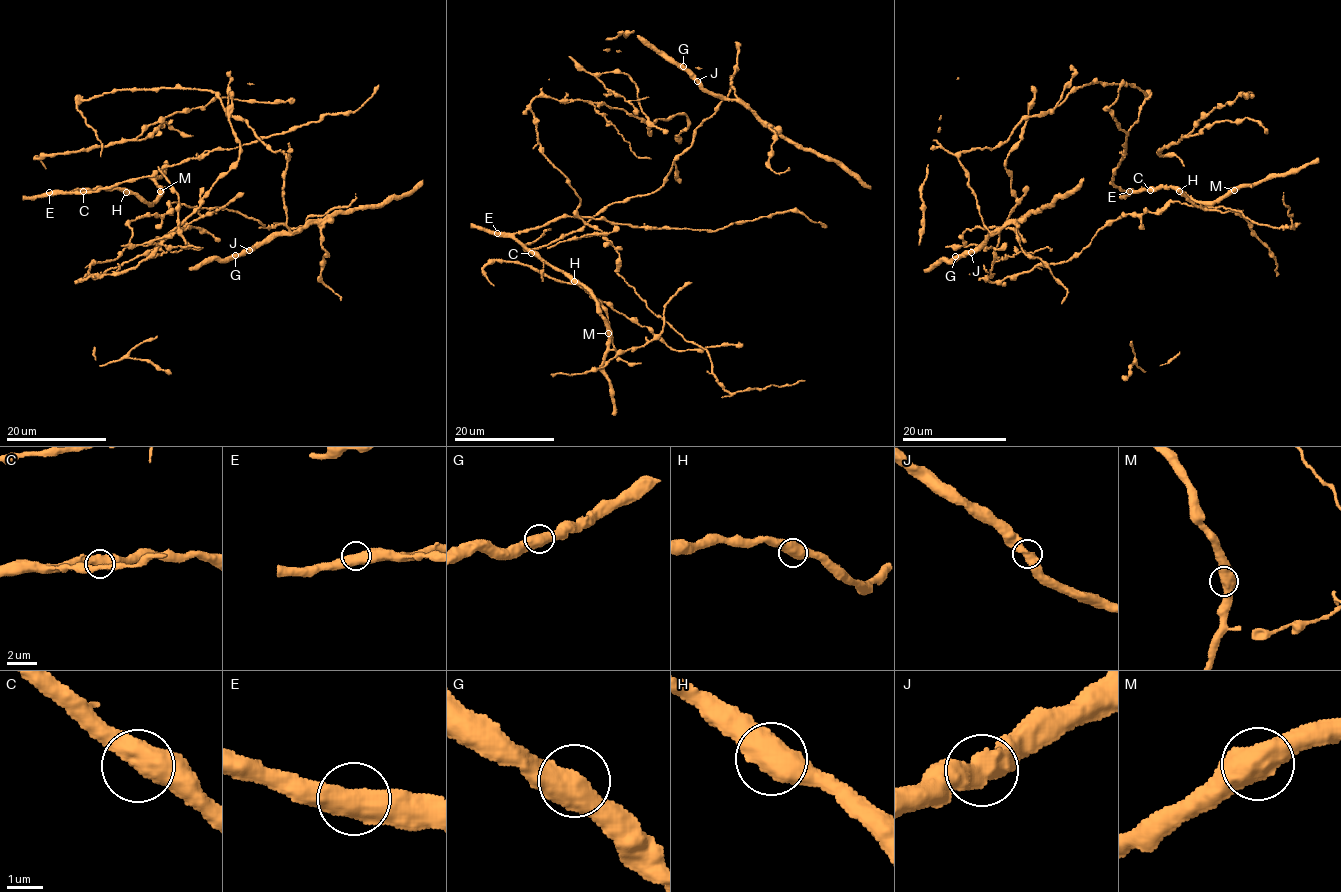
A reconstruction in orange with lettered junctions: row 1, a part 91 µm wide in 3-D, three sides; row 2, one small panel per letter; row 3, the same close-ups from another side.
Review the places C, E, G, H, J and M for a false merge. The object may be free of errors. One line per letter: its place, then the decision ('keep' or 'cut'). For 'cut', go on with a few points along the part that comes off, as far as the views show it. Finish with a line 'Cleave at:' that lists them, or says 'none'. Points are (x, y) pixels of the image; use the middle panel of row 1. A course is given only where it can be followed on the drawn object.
C: (531, 253) | keep
E: (497, 233) | keep
G: (683, 66) | keep
H: (574, 281) | keep
J: (697, 81) | keep
M: (608, 333) | keep
Cleave at: none

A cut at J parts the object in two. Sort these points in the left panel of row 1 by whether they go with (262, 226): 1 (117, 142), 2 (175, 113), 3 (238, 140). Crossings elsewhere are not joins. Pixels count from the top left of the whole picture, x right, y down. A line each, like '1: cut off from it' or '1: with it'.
1: with it
2: with it
3: with it

